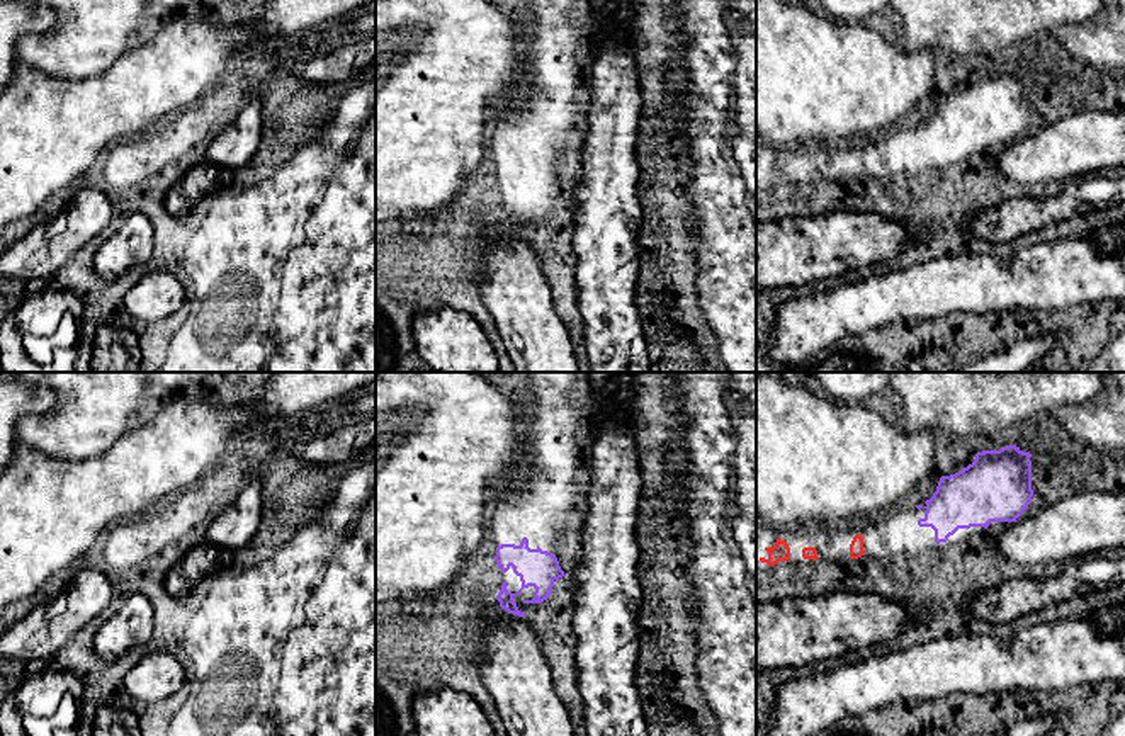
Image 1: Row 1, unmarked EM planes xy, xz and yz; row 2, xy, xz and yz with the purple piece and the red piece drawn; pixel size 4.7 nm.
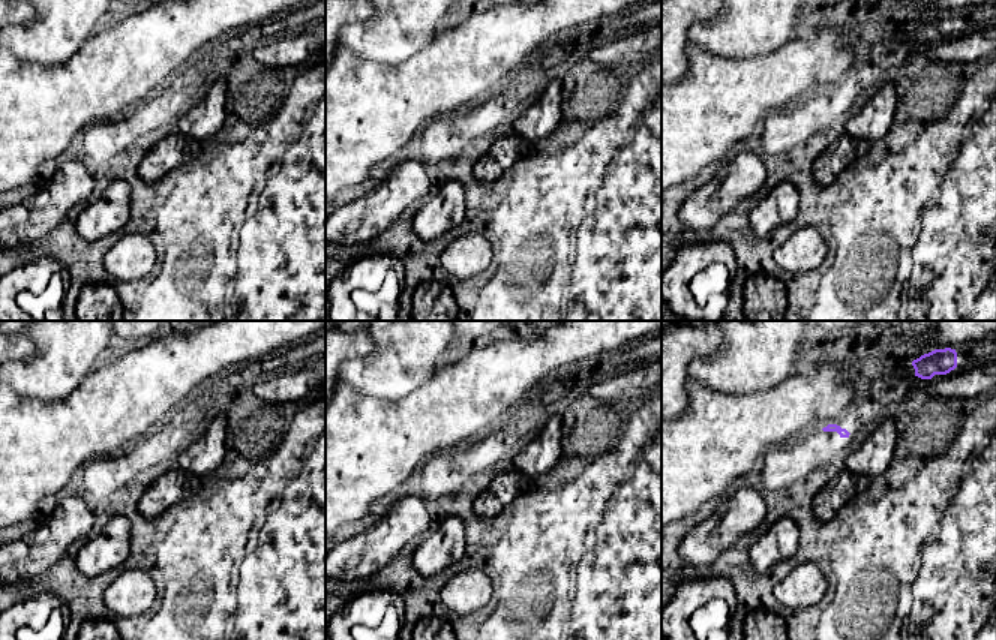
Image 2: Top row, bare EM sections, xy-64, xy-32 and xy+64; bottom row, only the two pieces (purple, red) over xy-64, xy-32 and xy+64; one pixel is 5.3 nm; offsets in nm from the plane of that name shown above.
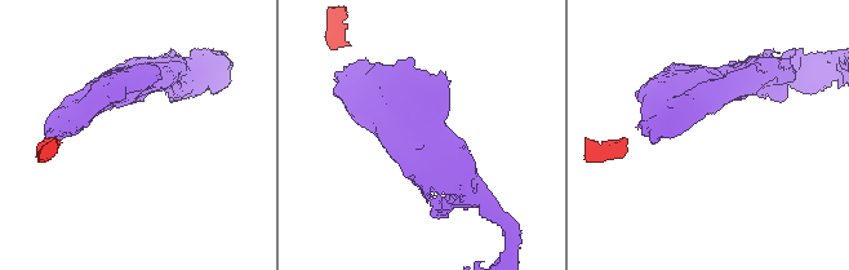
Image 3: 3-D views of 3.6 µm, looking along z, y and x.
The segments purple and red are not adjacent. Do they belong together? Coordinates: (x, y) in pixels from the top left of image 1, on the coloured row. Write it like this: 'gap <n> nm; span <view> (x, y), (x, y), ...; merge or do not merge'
gap 280 nm; span yz (918, 524), (862, 537); merge

